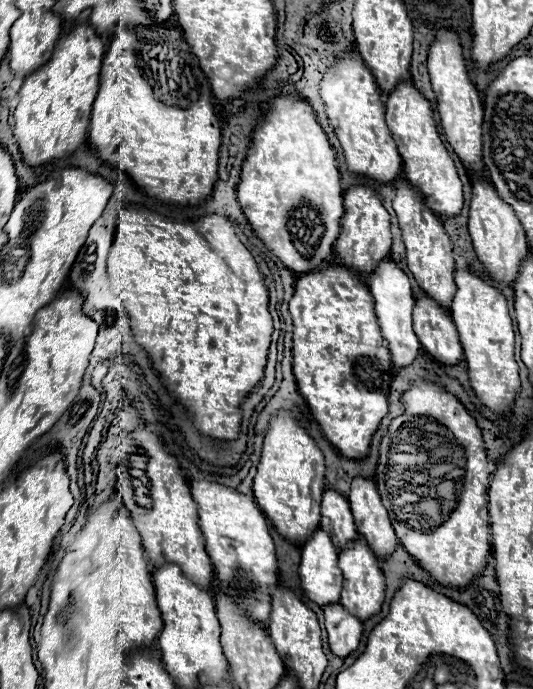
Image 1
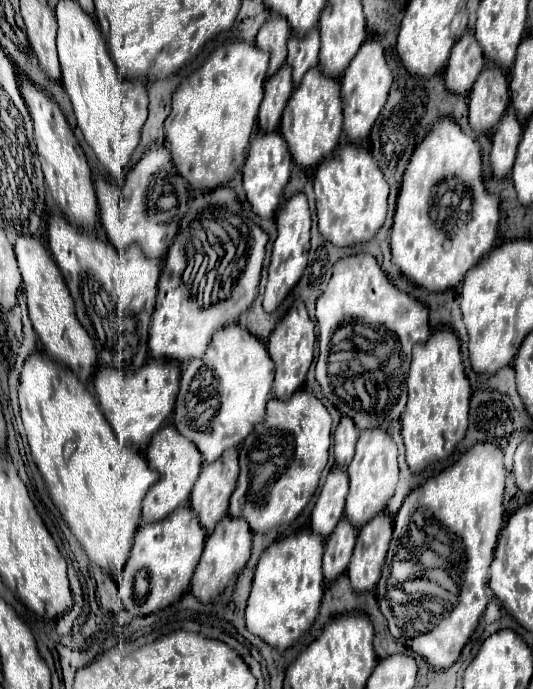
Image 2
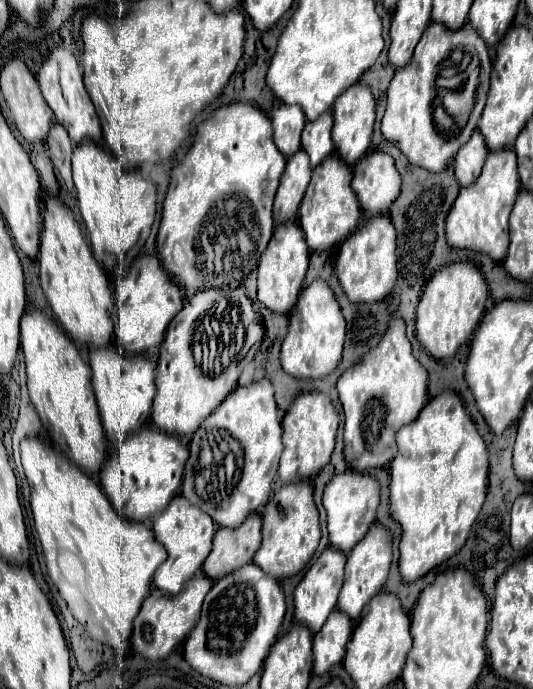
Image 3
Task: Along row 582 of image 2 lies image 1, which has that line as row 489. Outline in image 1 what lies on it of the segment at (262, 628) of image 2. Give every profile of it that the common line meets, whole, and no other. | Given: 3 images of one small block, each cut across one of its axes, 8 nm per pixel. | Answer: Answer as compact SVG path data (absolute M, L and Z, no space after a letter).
M288 412L270 420L252 490L260 510L288 542L302 546L318 530L324 494L324 454Z

